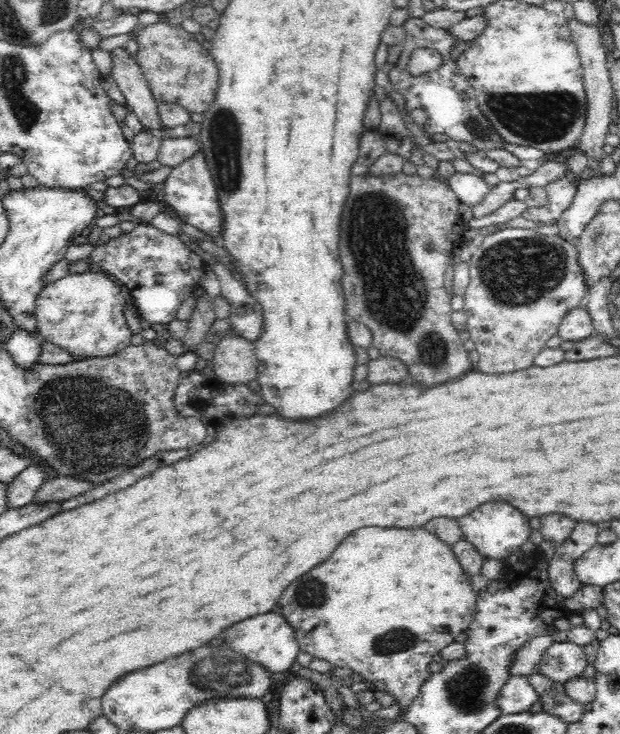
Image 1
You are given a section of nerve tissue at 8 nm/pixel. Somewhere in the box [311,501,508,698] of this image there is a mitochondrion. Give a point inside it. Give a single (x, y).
(396, 639)

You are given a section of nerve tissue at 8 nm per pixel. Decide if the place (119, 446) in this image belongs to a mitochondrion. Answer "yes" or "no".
yes

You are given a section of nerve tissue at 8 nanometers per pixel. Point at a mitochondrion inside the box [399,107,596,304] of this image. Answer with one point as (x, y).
(476, 127)

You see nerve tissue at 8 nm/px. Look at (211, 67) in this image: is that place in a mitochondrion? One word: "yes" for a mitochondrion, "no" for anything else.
no

